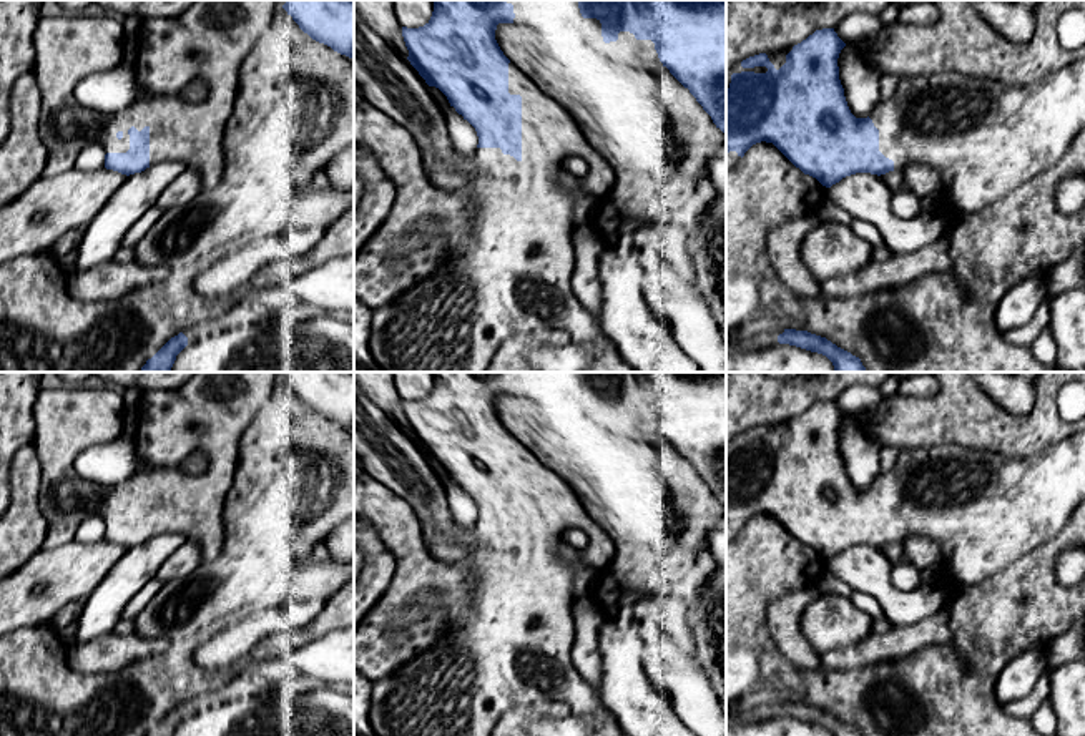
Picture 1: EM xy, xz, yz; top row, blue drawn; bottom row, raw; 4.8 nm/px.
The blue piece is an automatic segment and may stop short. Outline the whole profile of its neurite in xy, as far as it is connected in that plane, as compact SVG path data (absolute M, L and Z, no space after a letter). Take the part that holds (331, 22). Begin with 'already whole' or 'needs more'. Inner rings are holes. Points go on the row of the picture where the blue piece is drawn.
already whole; M286 0L282 8L312 40L354 60L354 0Z

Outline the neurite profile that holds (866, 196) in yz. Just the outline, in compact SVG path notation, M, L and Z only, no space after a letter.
M877 174L846 176L827 188L827 194L852 219L872 224L892 256L914 253L944 234L944 216L934 209L922 211L912 219L897 218L892 211L894 193Z

